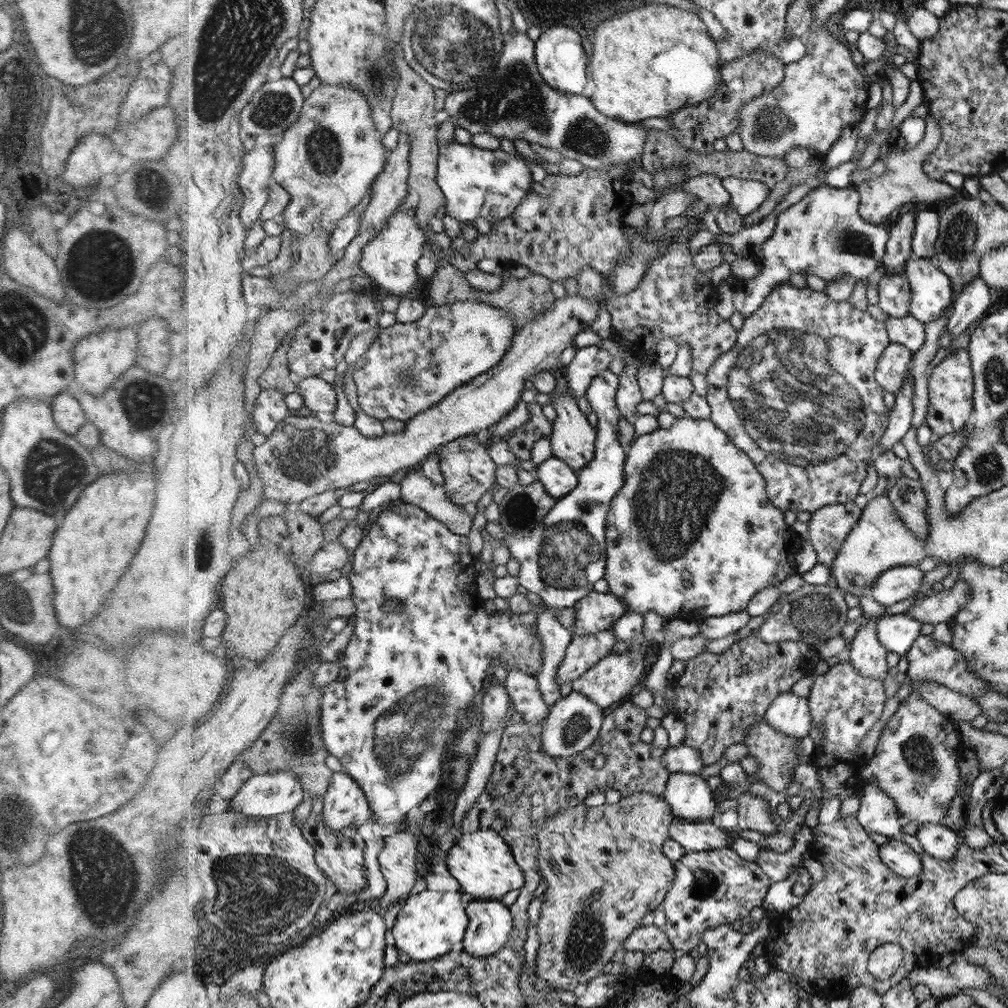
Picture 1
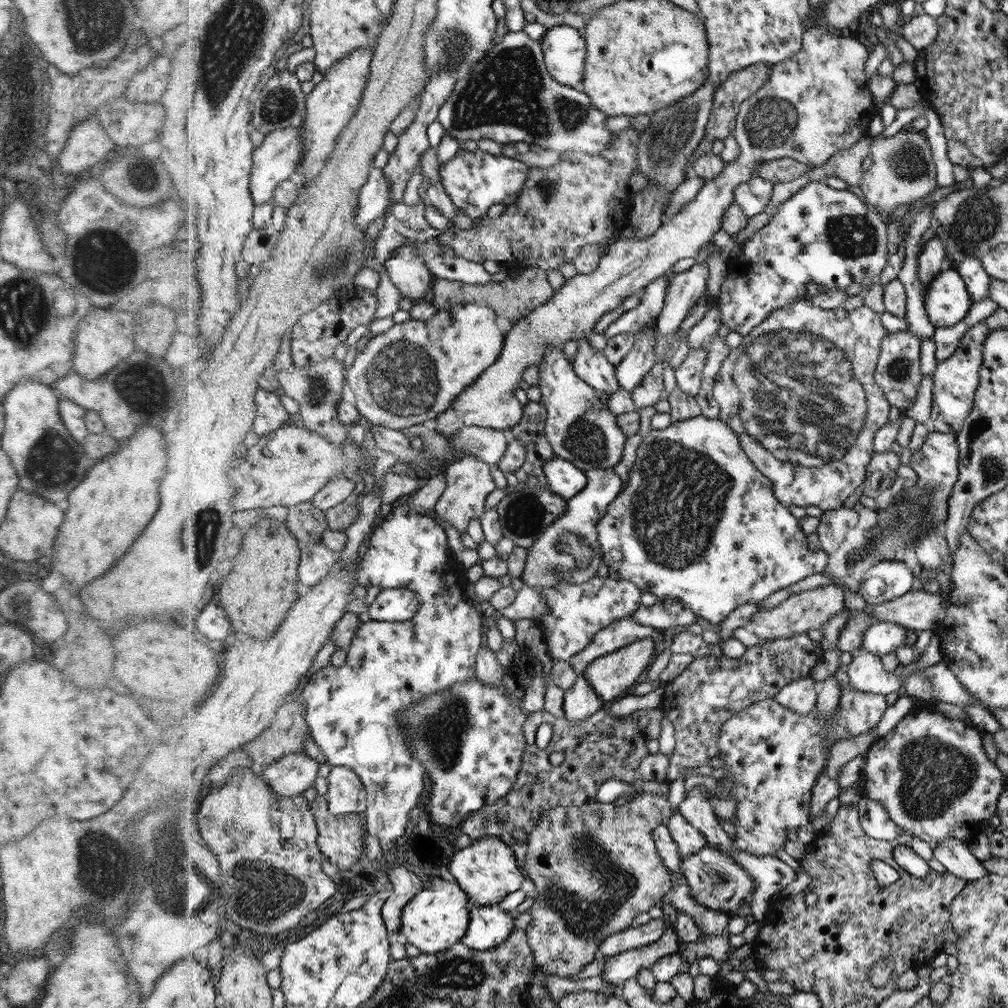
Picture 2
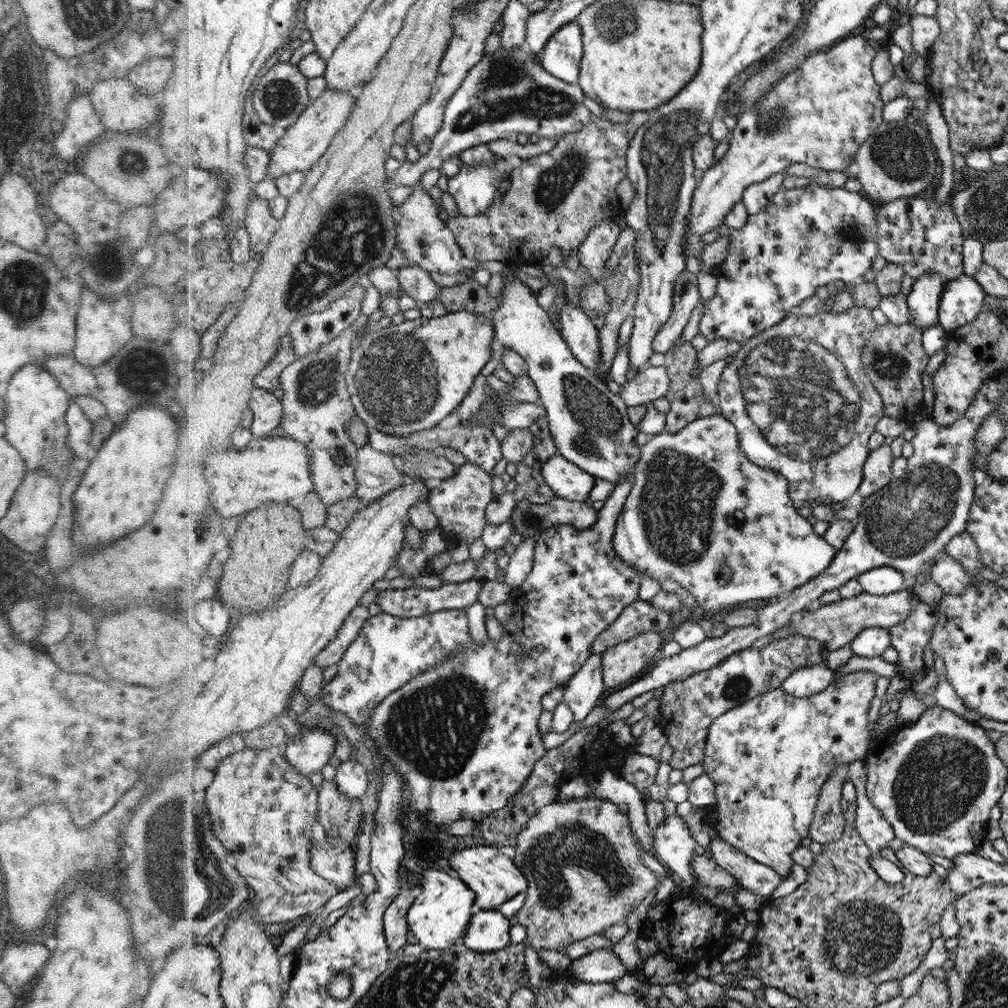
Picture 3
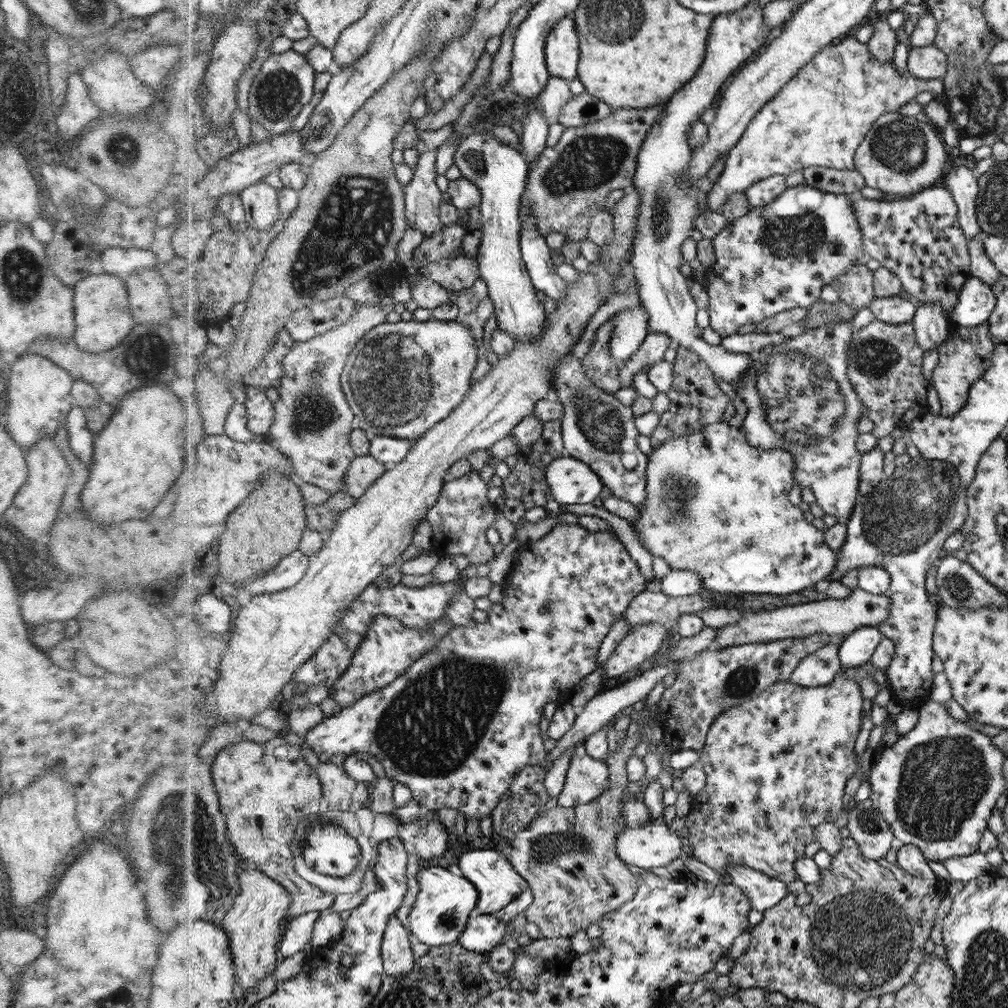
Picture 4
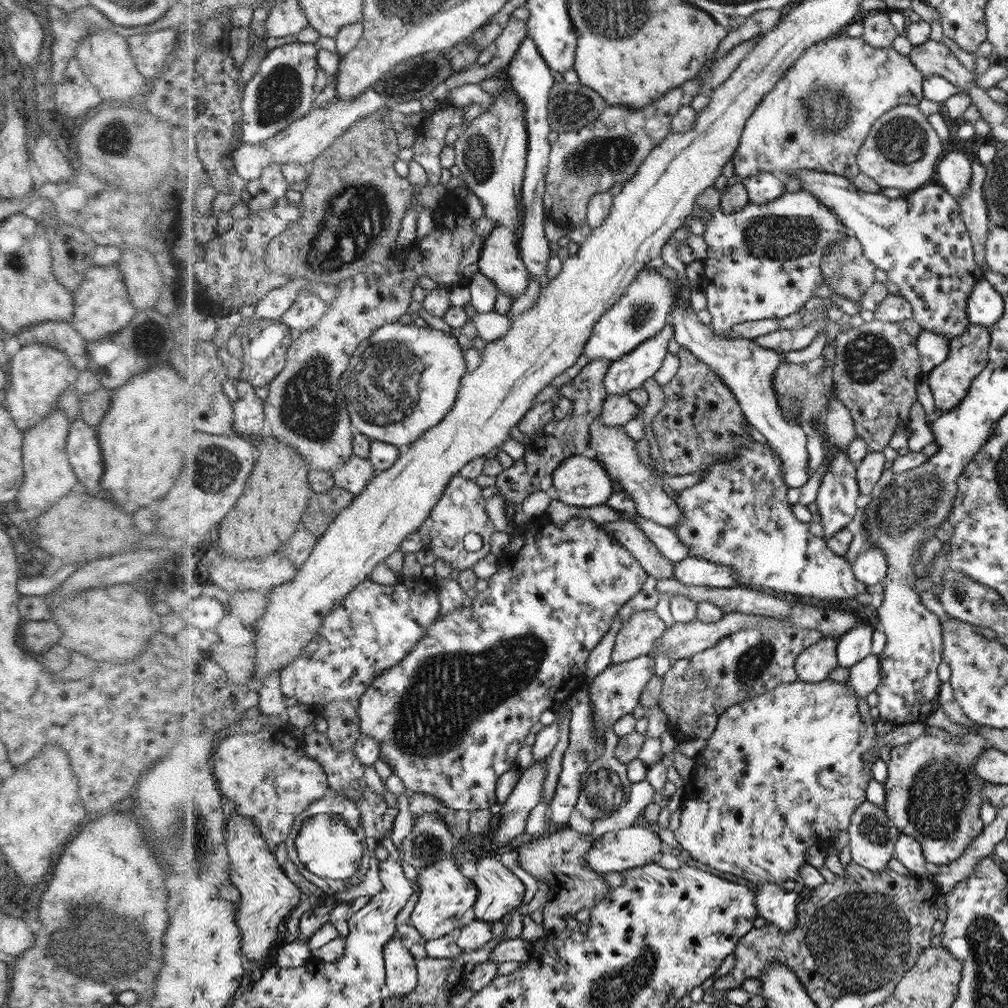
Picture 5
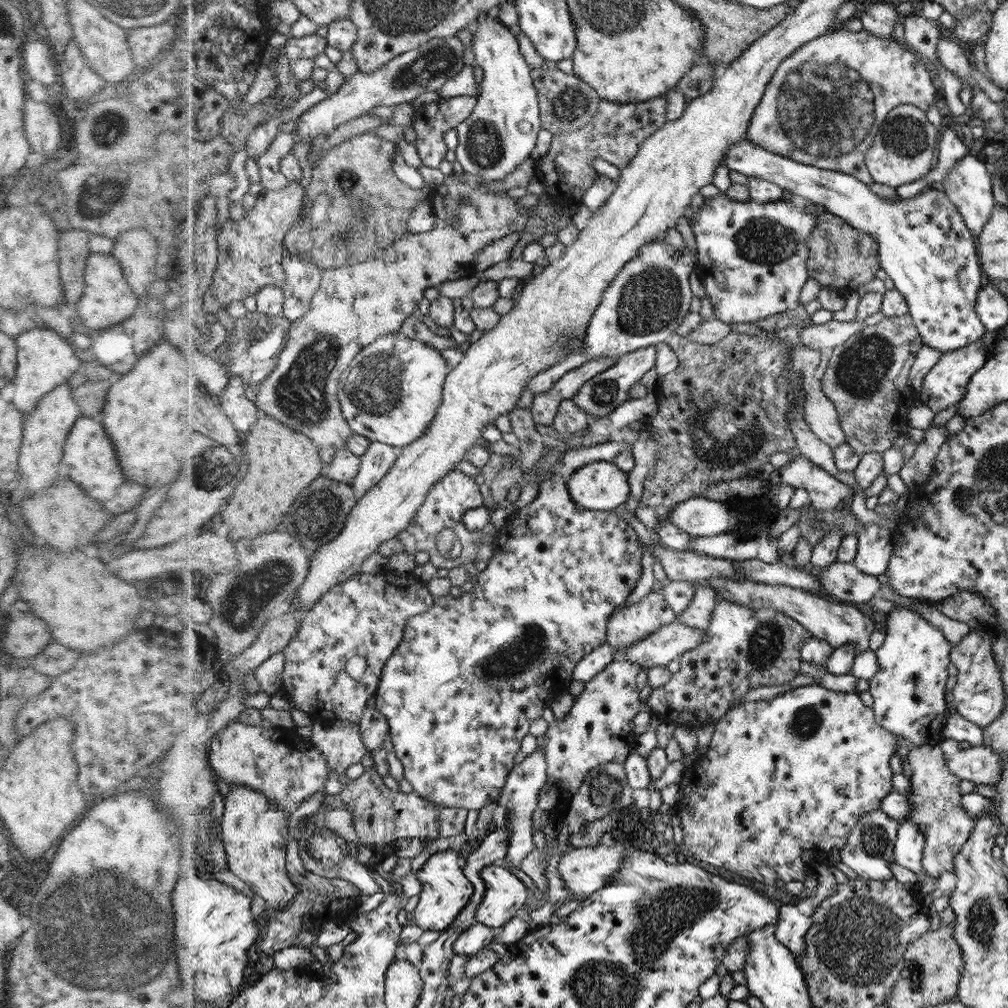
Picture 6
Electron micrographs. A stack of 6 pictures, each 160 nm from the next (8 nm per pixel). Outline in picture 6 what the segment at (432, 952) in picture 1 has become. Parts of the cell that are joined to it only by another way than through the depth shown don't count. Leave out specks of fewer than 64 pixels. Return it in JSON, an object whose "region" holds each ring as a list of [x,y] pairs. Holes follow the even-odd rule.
{"region":[[[444,850],[432,854],[421,870],[418,879],[423,884],[420,902],[414,910],[416,924],[423,930],[446,931],[471,900],[475,892],[470,880],[462,874],[458,864],[459,850]]]}

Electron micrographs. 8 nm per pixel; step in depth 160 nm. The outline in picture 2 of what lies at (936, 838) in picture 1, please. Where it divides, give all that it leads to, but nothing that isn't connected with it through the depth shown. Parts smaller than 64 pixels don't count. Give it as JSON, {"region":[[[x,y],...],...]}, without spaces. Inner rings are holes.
{"region":[[[944,839],[942,844],[934,846],[932,856],[941,862],[952,876],[964,879],[967,883],[990,876],[981,861],[971,854],[967,844],[962,844],[960,840]]]}

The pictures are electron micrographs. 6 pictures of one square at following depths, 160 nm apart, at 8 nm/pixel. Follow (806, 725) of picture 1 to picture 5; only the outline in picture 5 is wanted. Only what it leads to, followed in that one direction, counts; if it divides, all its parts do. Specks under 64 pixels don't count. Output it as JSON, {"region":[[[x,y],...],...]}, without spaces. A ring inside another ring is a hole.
{"region":[[[823,638],[799,654],[798,680],[810,683],[826,680],[836,666],[837,639]]]}

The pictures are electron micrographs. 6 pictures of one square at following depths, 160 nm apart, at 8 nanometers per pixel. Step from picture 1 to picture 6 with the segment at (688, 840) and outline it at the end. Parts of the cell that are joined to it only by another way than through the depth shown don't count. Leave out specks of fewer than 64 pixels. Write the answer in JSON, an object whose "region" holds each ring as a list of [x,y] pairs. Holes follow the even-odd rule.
{"region":[[[628,840],[614,841],[610,846],[597,845],[592,848],[576,847],[570,849],[559,860],[557,872],[559,877],[564,881],[565,889],[574,893],[576,900],[583,901],[592,893],[604,888],[611,880],[612,875],[618,871],[623,863],[624,857],[628,850],[634,850],[632,844]]]}

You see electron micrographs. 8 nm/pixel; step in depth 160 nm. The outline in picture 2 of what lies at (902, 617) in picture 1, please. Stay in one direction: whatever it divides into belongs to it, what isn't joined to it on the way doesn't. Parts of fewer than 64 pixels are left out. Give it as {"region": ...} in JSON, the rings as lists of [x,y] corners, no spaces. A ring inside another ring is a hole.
{"region":[[[891,622],[872,623],[863,636],[862,648],[884,656],[888,653],[896,652],[905,644],[907,629],[904,625]]]}

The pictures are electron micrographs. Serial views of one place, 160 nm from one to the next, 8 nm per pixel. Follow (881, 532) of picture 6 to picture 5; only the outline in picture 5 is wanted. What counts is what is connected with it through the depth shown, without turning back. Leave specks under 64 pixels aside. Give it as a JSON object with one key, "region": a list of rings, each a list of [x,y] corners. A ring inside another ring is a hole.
{"region":[[[870,544],[857,556],[853,567],[855,576],[860,581],[872,586],[884,580],[887,574],[887,559],[875,544]]]}

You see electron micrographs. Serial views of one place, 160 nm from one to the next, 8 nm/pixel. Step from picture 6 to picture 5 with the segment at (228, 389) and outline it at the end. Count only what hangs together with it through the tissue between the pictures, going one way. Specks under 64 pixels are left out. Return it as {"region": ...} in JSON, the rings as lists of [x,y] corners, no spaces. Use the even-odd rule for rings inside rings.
{"region":[[[238,381],[239,398],[234,404],[235,422],[239,426],[238,432],[247,436],[251,434],[263,434],[268,431],[269,423],[266,416],[266,401],[258,396],[258,390],[250,382]]]}

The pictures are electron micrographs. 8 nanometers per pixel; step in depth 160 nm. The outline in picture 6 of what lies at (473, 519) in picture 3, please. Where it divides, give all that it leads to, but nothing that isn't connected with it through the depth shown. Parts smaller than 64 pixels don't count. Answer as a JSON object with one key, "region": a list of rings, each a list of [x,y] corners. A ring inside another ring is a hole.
{"region":[[[455,470],[444,477],[440,483],[436,483],[432,487],[431,495],[428,497],[424,506],[420,509],[418,515],[416,515],[415,521],[412,526],[400,533],[400,537],[405,544],[405,550],[408,553],[418,554],[418,552],[429,552],[431,555],[431,562],[436,568],[451,568],[464,566],[468,562],[473,564],[477,561],[476,556],[478,556],[479,540],[484,536],[482,531],[472,531],[468,530],[462,522],[462,516],[466,510],[470,508],[478,508],[483,506],[483,496],[480,492],[480,487],[476,484],[474,478],[464,475],[462,472]],[[444,528],[452,528],[457,534],[460,542],[462,544],[461,555],[454,560],[446,560],[444,557],[440,556],[438,550],[436,549],[436,534]]]}

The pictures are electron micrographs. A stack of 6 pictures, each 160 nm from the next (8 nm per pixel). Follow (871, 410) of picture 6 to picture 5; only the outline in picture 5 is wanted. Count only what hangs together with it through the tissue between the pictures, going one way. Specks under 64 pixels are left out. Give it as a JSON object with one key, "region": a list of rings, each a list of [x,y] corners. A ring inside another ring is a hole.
{"region":[[[913,318],[900,322],[882,322],[873,319],[865,322],[860,328],[852,327],[842,332],[835,340],[836,357],[832,362],[832,388],[839,401],[846,406],[855,422],[857,437],[863,438],[869,452],[882,452],[894,430],[906,426],[909,422],[908,412],[916,402],[916,382],[920,374],[920,358],[918,358],[918,340],[923,328]]]}

